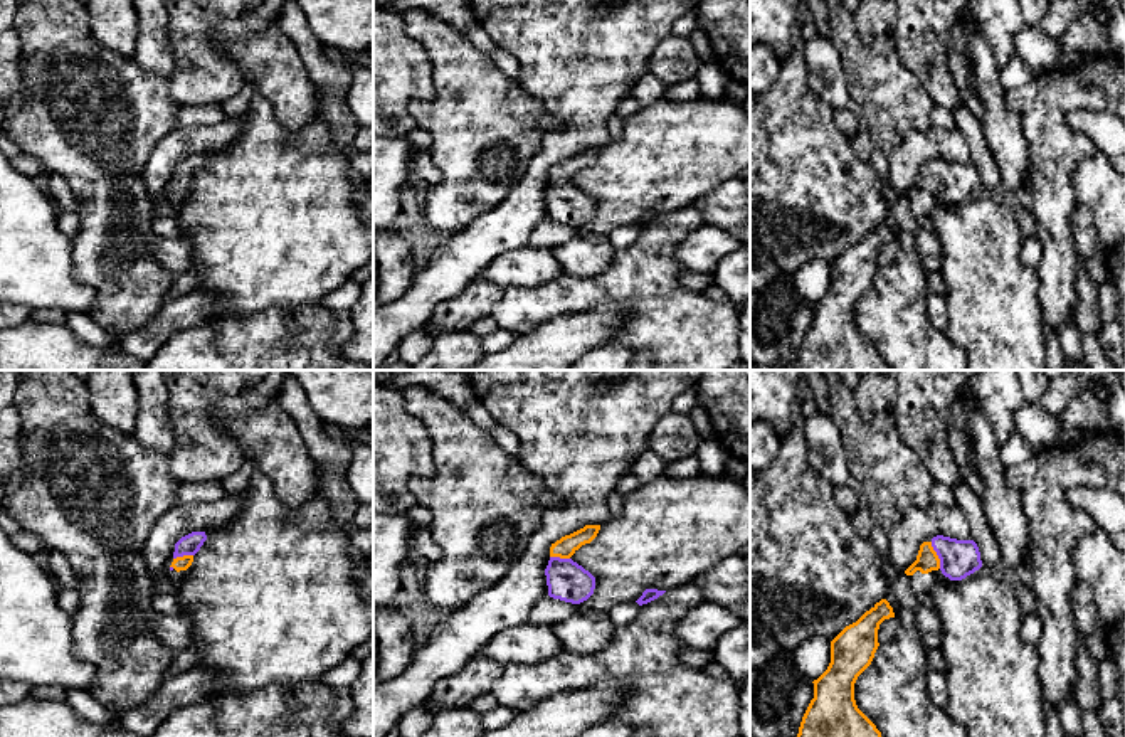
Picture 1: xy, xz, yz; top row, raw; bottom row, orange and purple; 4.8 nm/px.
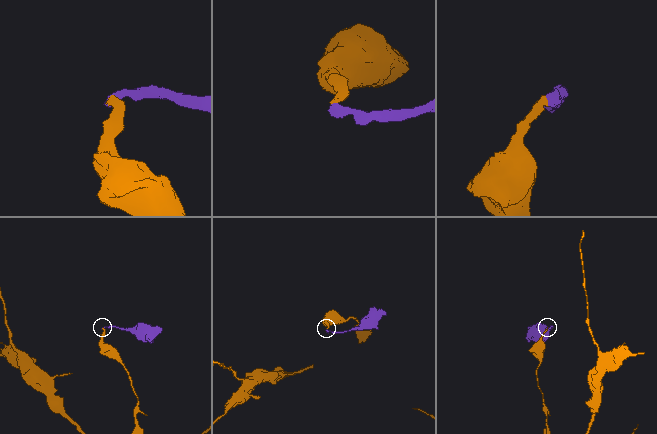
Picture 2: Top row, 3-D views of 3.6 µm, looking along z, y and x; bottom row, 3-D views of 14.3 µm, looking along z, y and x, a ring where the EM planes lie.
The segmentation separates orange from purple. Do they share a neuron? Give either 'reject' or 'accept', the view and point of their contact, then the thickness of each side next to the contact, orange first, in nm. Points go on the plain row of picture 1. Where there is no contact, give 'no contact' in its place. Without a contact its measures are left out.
accept; contact yz (937, 179); calibres 110 and 180 nm

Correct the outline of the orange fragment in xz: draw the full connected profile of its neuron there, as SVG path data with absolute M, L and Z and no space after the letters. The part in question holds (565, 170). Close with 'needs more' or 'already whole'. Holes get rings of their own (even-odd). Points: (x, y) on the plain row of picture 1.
M585 148L552 167L550 183L545 192L550 220L580 227L594 217L595 200L570 180L582 168L590 167L599 153L600 148Z; needs more

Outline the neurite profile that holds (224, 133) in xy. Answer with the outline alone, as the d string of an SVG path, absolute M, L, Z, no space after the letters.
M225 119L212 126L173 130L163 136L151 150L145 167L143 182L150 195L170 190L173 185L175 167L205 151L217 151L232 145L240 133L235 119Z

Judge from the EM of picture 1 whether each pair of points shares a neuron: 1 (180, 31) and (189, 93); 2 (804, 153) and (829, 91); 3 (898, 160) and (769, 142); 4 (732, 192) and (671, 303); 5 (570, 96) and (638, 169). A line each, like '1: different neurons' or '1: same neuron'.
1: same neuron
2: different neurons
3: same neuron
4: different neurons
5: different neurons

